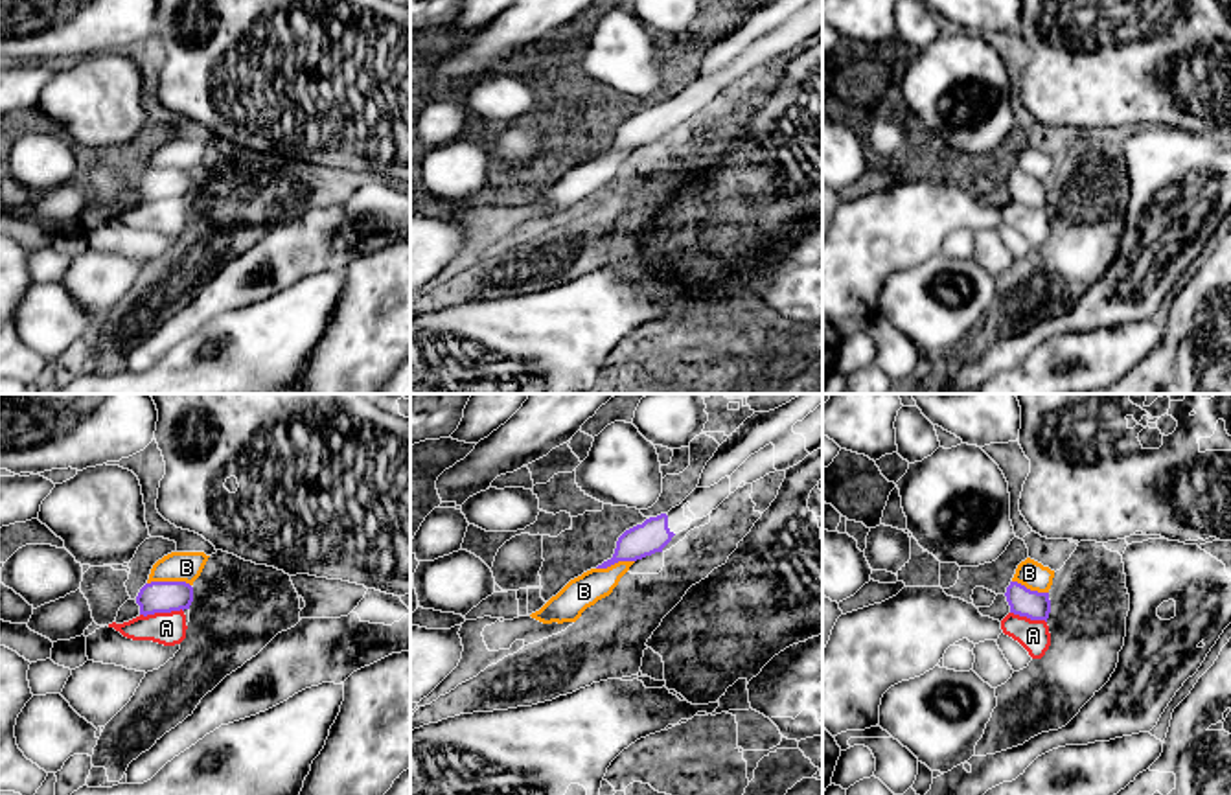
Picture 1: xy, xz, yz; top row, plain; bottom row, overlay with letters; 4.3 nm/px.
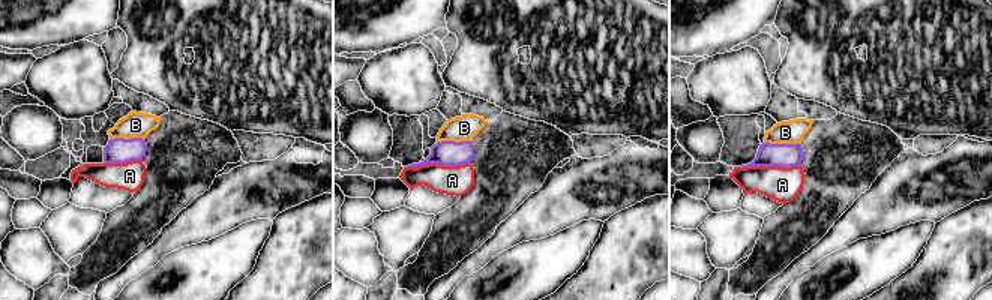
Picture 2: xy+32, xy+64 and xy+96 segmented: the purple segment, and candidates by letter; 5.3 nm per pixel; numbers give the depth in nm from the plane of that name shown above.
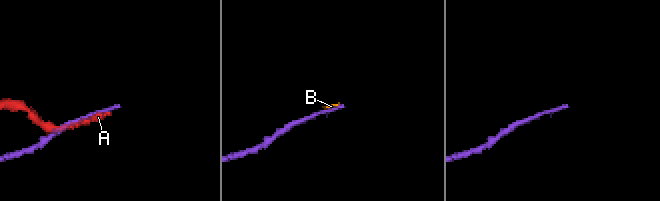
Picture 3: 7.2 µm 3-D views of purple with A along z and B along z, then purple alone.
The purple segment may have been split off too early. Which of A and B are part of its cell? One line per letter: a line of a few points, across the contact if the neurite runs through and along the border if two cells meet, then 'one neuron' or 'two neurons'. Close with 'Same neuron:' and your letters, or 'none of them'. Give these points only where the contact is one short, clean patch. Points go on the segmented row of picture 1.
A: two neurons
B: two neurons
Same neuron: none of them

